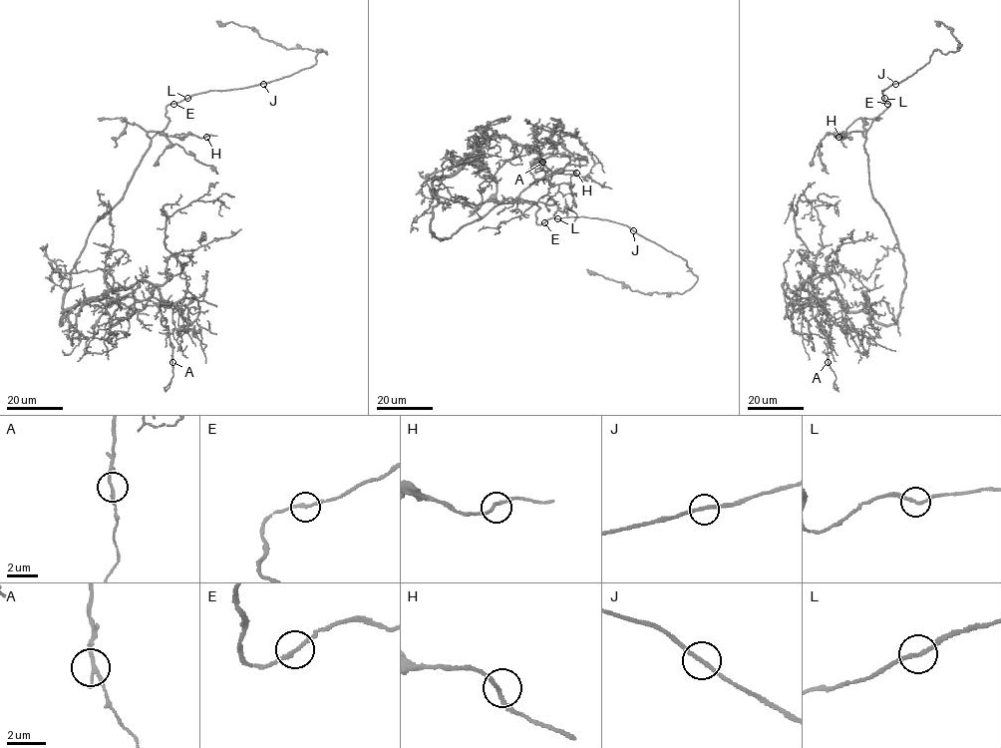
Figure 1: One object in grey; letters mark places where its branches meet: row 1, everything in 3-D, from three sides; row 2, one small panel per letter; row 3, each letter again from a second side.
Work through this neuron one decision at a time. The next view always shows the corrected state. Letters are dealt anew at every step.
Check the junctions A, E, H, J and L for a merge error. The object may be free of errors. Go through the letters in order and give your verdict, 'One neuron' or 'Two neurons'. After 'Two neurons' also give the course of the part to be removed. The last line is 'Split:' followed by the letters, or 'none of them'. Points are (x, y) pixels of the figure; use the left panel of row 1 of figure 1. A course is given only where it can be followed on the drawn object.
A: One neuron
E: One neuron
H: One neuron
J: One neuron
L: One neuron
Split: none of them

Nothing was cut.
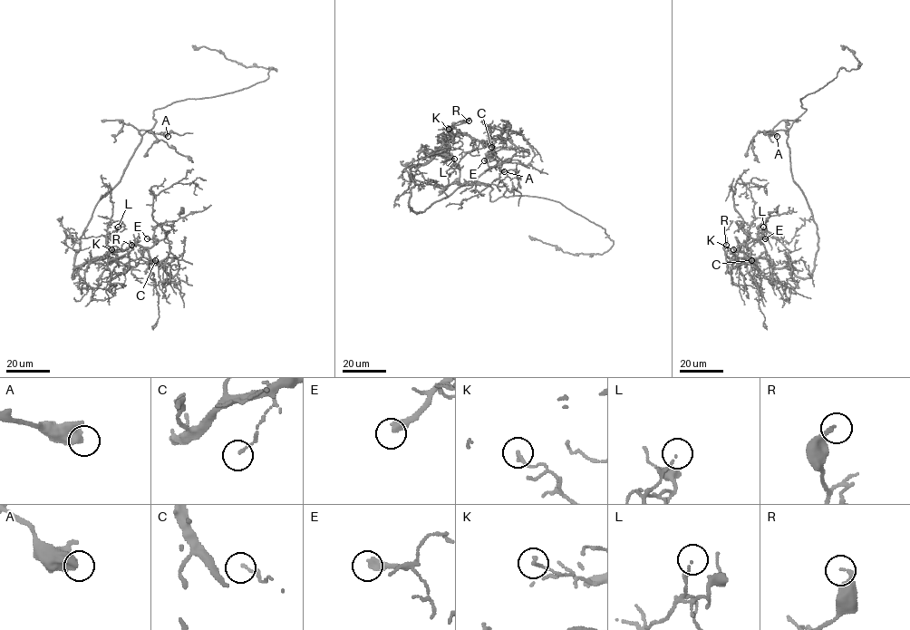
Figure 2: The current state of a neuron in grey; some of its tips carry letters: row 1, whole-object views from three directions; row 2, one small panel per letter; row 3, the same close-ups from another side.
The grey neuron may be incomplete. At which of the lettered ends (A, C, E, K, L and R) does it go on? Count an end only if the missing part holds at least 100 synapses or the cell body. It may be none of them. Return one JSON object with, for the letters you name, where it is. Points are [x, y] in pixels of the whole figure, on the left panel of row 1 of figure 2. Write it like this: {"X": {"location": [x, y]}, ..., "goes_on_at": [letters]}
{"E": {"location": [147, 238]}, "goes_on_at": ["E"]}

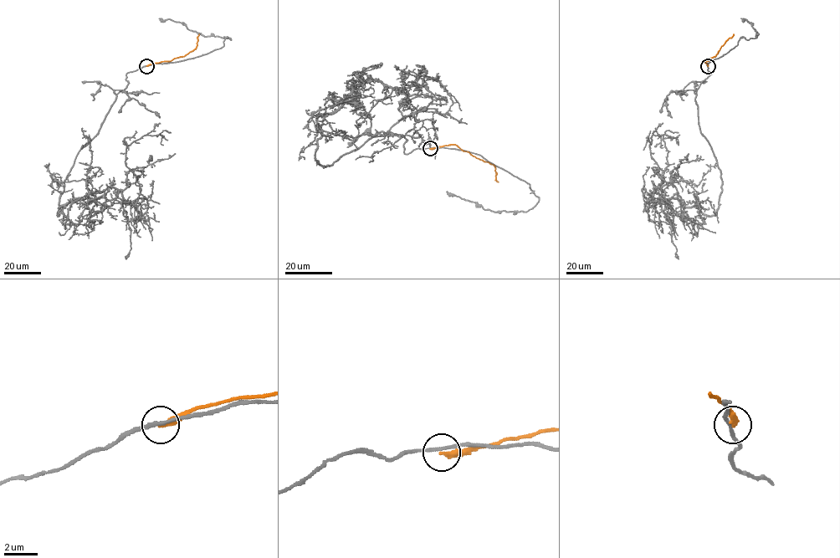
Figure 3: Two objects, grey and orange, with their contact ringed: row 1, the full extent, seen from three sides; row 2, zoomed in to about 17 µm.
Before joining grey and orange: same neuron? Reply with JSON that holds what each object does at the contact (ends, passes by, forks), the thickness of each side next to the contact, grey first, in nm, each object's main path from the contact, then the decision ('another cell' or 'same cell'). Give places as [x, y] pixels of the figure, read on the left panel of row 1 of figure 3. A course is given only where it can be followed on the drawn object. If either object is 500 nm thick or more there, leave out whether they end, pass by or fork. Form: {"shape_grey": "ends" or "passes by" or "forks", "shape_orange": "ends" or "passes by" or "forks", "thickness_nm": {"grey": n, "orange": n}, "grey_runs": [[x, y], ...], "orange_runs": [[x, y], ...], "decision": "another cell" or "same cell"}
{"shape_grey": "passes by", "shape_orange": "ends", "thickness_nm": {"grey": 190, "orange": 340}, "grey_runs": [[146, 66], [126, 74], [79, 151], [57, 216], [136, 180], [134, 141], [163, 145]], "orange_runs": [[146, 66], [171, 61], [192, 51], [199, 34]], "decision": "another cell"}

